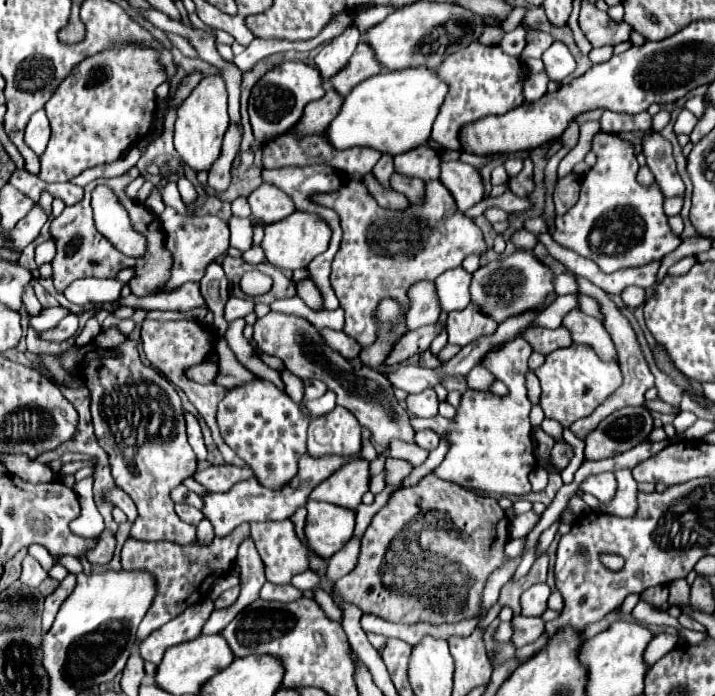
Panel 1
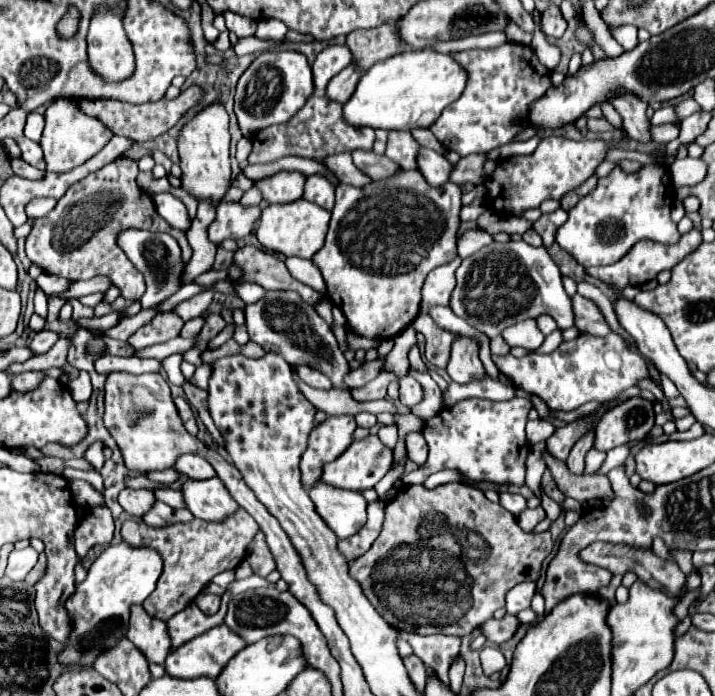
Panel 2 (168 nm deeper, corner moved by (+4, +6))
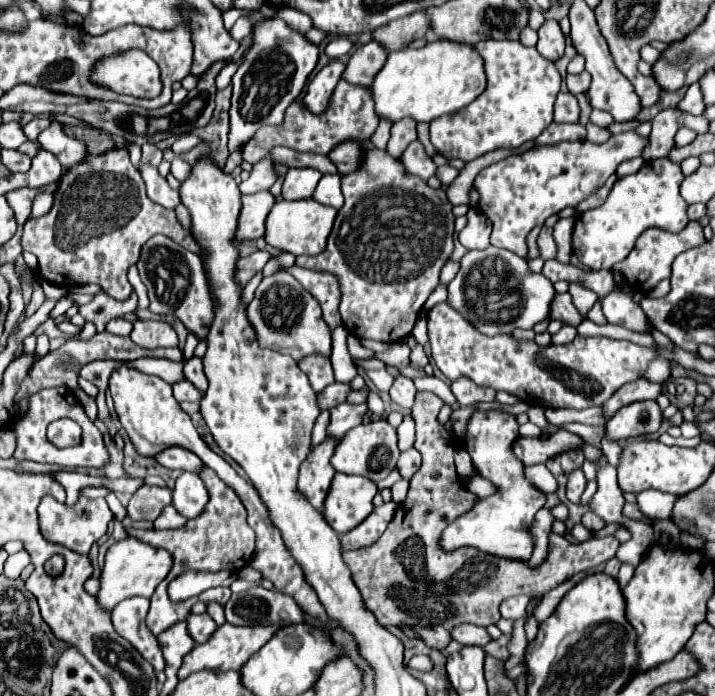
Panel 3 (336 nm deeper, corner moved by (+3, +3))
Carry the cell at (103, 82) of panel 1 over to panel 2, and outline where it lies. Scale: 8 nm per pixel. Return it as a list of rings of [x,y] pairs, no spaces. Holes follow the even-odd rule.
[[[59,98],[55,100],[45,112],[45,130],[41,136],[41,148],[45,152],[47,172],[69,172],[75,166],[83,164],[87,158],[103,150],[103,146],[113,138],[111,130],[107,130],[97,118],[81,114],[77,102],[73,98]]]

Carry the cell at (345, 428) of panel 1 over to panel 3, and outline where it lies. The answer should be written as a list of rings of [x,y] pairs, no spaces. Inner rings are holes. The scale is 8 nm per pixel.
[[[326,437],[320,445],[316,445],[304,465],[300,467],[300,477],[298,477],[298,489],[308,497],[312,507],[322,511],[324,497],[328,493],[330,481],[334,477],[334,469],[330,465],[330,457],[338,445],[338,439]]]

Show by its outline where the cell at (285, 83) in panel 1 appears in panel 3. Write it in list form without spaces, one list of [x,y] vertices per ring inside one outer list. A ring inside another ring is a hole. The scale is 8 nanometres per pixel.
[[[264,19],[256,25],[254,47],[246,55],[244,65],[232,77],[232,107],[230,107],[230,153],[248,143],[264,125],[280,125],[288,105],[302,93],[308,75],[318,61],[318,47],[306,41],[302,33],[292,31],[280,19]]]

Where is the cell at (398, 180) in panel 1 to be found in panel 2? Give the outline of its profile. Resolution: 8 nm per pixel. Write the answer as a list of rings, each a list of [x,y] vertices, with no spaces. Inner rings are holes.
[[[353,150],[351,158],[355,162],[355,166],[367,174],[371,180],[381,180],[391,176],[395,170],[399,170],[399,166],[395,166],[395,162],[391,162],[387,156],[379,156],[373,150]]]

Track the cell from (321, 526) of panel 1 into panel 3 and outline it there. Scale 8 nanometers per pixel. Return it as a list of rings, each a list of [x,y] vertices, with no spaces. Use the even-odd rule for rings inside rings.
[[[336,473],[324,501],[324,517],[328,525],[344,535],[358,527],[372,513],[376,485],[366,477]]]

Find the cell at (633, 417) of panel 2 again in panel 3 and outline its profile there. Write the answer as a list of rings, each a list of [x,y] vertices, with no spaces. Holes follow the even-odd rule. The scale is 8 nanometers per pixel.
[[[638,401],[622,407],[606,423],[606,437],[610,441],[622,441],[630,437],[656,433],[662,425],[662,411],[656,401]]]

